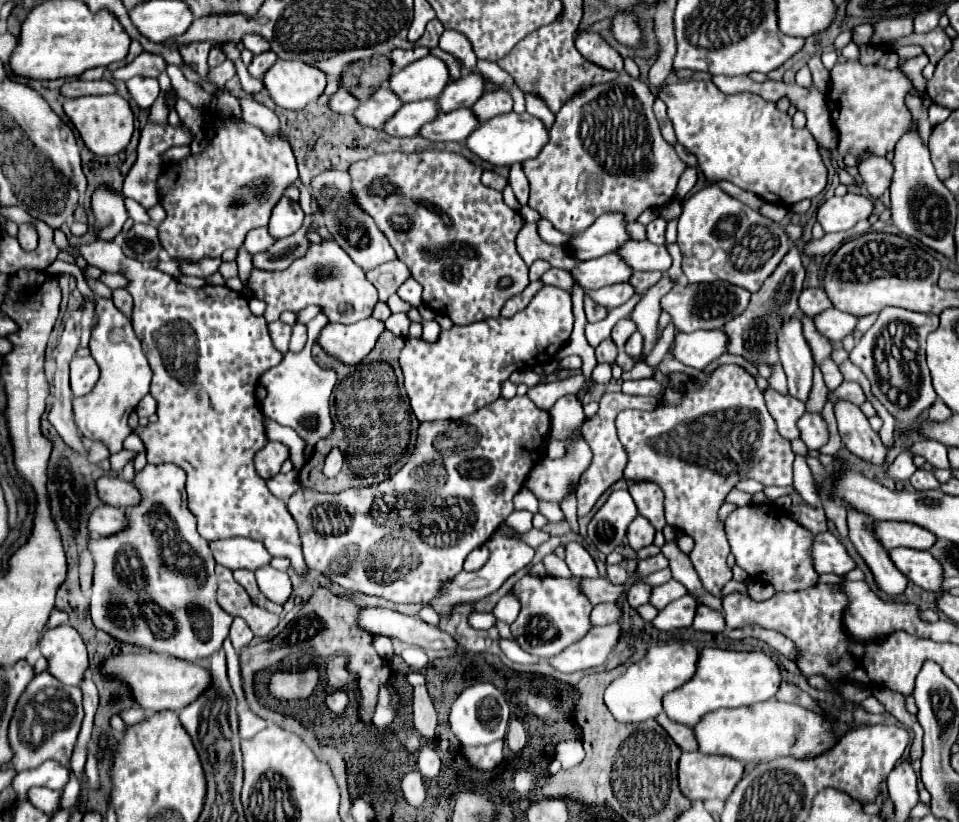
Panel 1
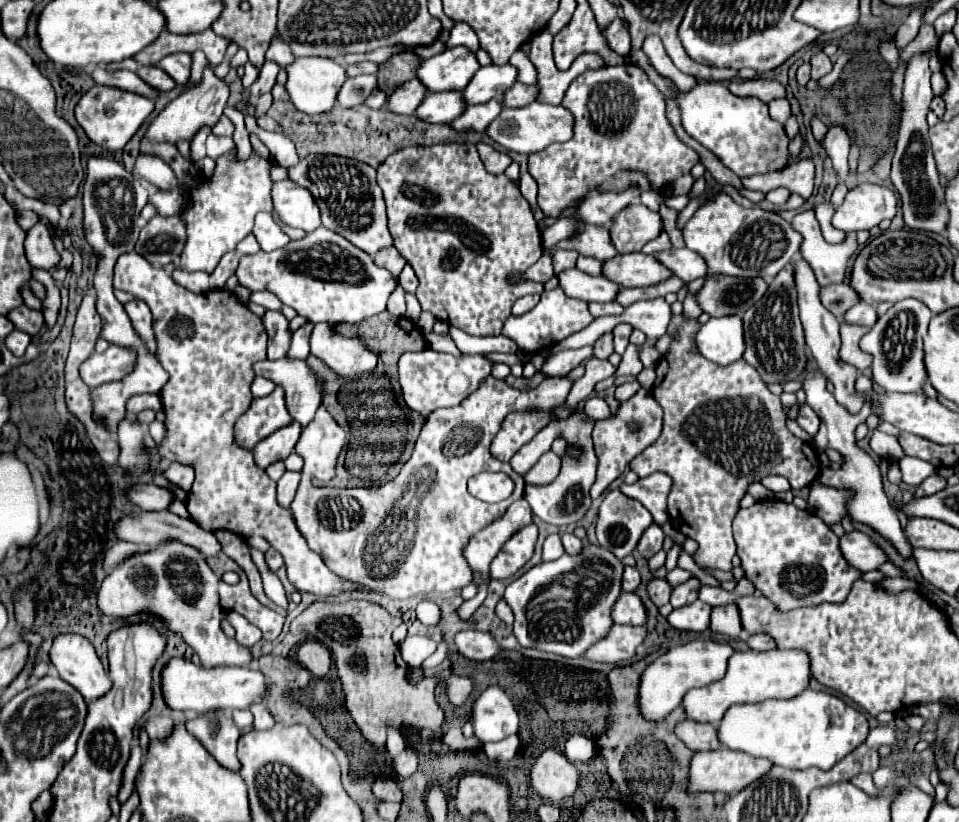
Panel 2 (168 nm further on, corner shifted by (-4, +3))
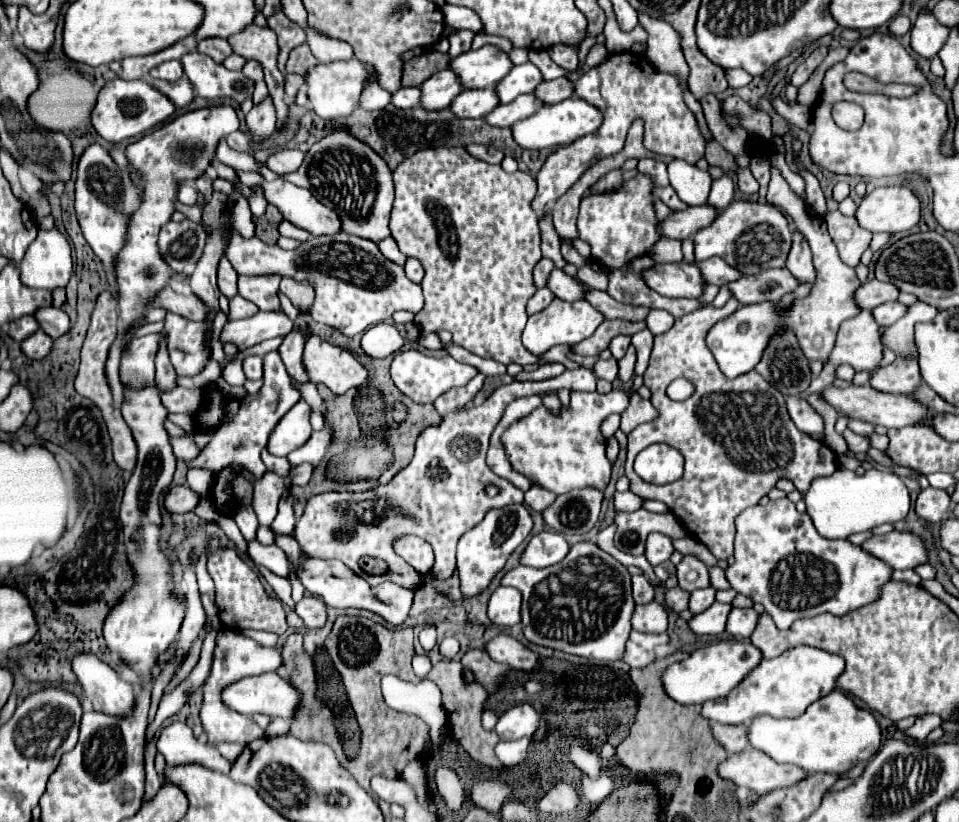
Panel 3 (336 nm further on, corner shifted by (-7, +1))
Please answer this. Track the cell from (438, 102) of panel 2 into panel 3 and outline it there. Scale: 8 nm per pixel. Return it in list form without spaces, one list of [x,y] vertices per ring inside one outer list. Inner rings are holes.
[[[463,90],[449,106],[451,112],[459,118],[481,118],[499,104],[495,92],[487,90]]]

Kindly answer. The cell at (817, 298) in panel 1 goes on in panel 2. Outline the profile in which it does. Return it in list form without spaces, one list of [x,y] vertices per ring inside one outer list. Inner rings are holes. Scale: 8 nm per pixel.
[[[838,284],[838,286],[826,286],[820,290],[822,304],[840,320],[854,304],[860,302],[860,296],[856,290],[852,290],[850,284]]]

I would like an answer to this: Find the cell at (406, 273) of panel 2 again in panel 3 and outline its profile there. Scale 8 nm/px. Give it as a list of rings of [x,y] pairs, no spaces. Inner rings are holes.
[[[407,258],[405,274],[407,274],[407,278],[409,278],[411,282],[421,284],[421,278],[423,278],[423,266],[419,264],[419,260],[415,260],[415,258]]]

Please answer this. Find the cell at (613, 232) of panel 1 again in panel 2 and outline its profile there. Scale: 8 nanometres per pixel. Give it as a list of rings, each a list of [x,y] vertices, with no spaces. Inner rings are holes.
[[[630,204],[620,210],[612,222],[612,242],[620,254],[640,252],[642,246],[664,230],[664,222],[658,212],[652,212],[644,204]]]

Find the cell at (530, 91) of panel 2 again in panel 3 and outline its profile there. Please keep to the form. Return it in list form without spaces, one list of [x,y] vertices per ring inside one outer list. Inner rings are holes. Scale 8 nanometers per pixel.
[[[557,78],[539,84],[539,88],[535,88],[533,94],[537,100],[543,100],[543,104],[557,104],[573,94],[573,84],[567,78]]]

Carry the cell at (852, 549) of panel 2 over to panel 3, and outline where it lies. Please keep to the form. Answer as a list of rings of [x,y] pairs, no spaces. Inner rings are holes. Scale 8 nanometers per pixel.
[[[889,532],[883,536],[871,536],[861,544],[865,552],[891,564],[893,570],[907,570],[927,562],[927,552],[919,536],[911,532]]]

